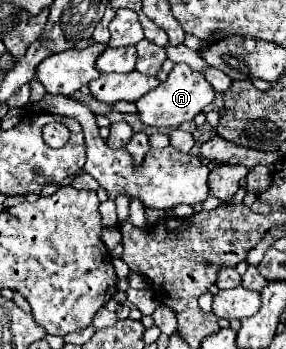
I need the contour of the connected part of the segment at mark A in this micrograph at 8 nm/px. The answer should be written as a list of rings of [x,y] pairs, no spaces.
[[[176,64],[172,68],[172,72],[168,74],[168,78],[164,82],[160,82],[158,88],[150,90],[148,94],[144,94],[138,100],[138,114],[140,120],[146,126],[158,126],[158,128],[174,128],[186,120],[194,120],[194,116],[204,110],[204,106],[212,104],[216,98],[214,88],[210,86],[210,82],[204,78],[202,72],[194,72],[188,64]]]

